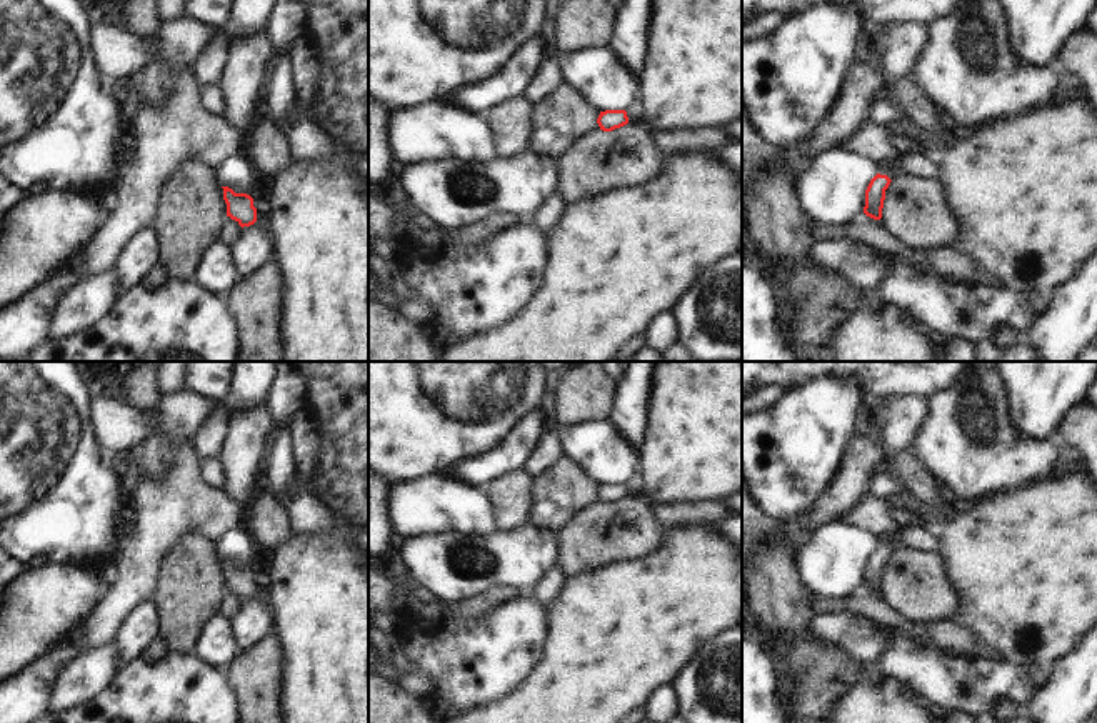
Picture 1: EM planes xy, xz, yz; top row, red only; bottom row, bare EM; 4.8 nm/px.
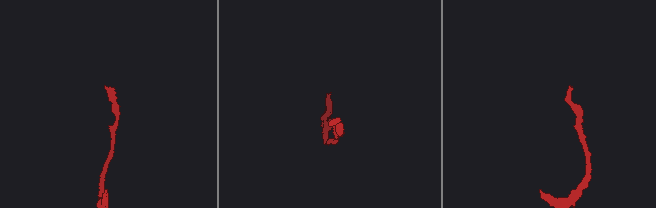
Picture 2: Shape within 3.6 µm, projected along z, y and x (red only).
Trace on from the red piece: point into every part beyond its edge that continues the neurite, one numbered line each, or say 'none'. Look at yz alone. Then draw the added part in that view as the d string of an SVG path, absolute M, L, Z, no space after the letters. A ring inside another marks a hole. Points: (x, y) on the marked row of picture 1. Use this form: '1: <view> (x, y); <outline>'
1: yz (869, 139); M862 118L850 132L845 132L840 145L855 155L872 160L880 175L894 180L899 170L899 160L904 145L897 142L887 125L874 118Z

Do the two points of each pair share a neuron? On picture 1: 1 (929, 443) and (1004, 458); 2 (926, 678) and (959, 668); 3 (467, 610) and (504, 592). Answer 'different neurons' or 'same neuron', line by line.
1: same neuron
2: same neuron
3: same neuron

